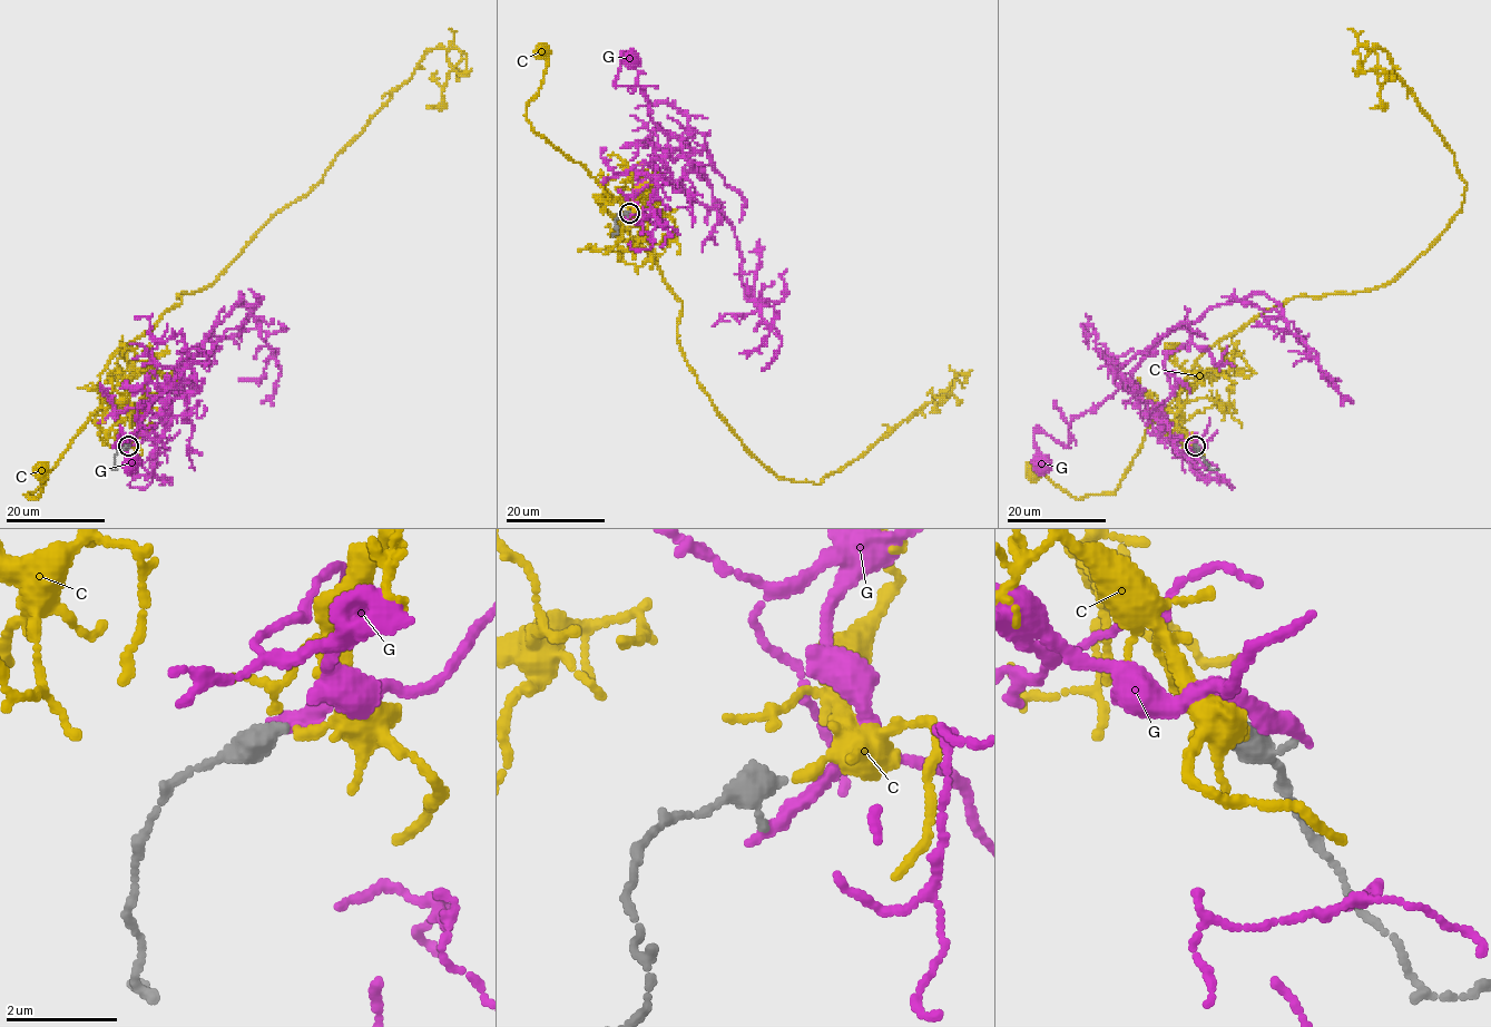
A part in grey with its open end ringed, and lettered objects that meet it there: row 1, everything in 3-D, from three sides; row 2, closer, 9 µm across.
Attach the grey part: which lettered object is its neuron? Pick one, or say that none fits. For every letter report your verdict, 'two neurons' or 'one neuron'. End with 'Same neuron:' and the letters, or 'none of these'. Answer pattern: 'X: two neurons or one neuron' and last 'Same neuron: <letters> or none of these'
C: one neuron
G: two neurons
Same neuron: C

